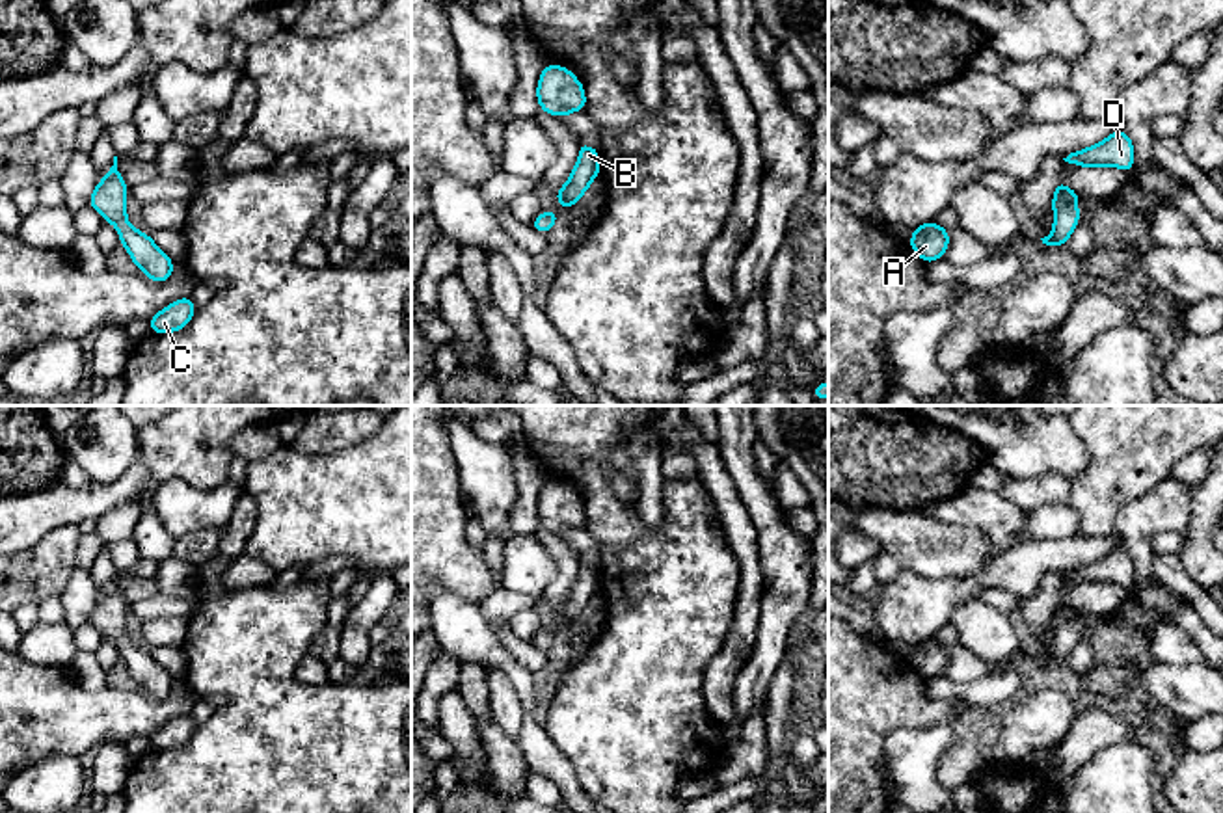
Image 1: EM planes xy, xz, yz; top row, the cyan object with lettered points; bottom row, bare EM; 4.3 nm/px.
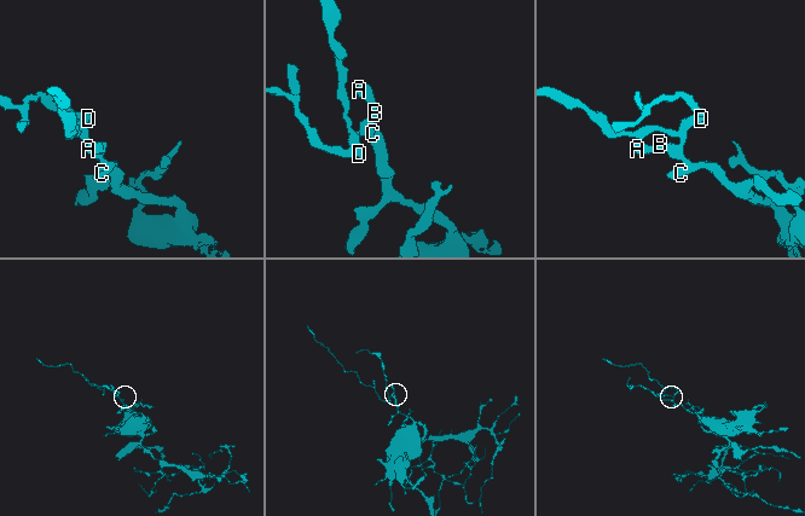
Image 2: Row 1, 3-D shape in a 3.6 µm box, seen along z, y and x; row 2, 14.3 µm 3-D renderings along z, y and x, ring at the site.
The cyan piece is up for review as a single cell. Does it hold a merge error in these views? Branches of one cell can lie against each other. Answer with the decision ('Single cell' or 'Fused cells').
Single cell

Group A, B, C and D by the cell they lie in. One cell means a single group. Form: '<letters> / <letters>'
A B C D

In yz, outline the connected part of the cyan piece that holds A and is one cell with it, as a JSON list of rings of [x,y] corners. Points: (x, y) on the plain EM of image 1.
[[[936,638],[923,640],[914,646],[908,662],[929,681],[942,675],[949,664],[949,647],[942,646]]]

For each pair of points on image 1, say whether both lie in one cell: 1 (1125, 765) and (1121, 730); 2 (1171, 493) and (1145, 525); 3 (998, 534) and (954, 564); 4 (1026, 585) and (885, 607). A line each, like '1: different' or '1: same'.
1: different
2: same
3: different
4: same

